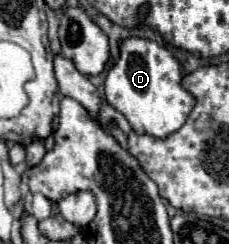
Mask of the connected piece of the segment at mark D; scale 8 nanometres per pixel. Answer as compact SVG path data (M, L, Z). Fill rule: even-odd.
M124 38L118 42L120 56L106 76L106 100L118 112L126 116L130 126L138 134L152 134L166 138L176 132L192 112L196 100L186 88L182 88L184 66L162 44L144 38Z

